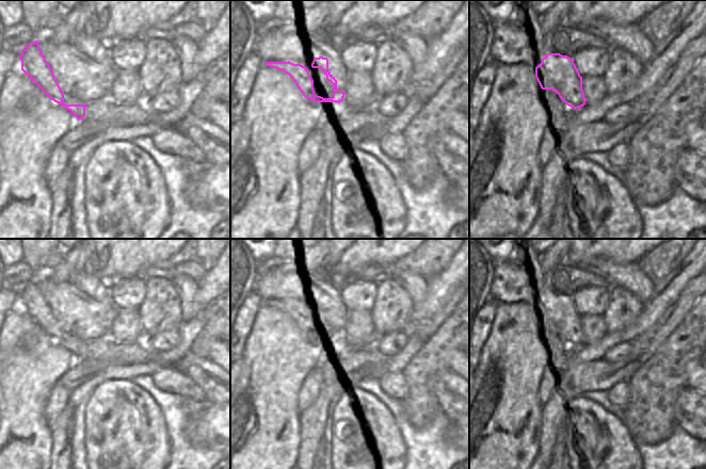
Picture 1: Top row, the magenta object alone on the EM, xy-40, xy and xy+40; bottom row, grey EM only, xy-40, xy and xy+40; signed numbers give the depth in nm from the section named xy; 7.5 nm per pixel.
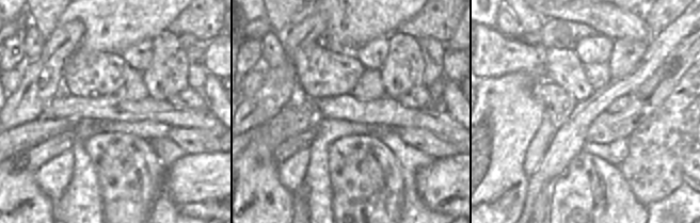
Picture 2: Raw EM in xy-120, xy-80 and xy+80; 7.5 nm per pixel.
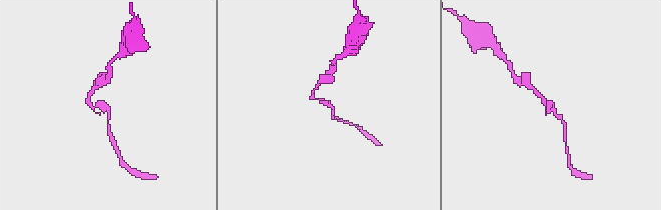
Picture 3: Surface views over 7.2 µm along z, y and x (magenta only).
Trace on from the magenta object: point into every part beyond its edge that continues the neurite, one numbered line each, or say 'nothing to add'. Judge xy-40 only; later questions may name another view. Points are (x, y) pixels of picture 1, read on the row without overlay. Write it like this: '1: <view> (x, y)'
nothing to add

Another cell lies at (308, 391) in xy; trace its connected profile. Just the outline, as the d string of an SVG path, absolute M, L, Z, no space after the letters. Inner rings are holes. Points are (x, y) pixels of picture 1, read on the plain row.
M310 369L296 395L296 406L301 411L318 397L319 390L320 378L316 374L316 369Z

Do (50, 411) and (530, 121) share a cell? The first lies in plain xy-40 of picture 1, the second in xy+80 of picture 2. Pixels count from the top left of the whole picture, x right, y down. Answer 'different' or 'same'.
different

